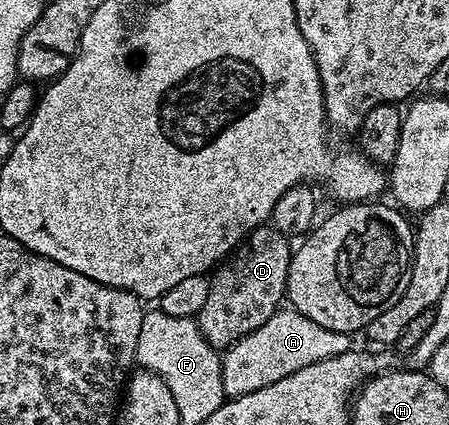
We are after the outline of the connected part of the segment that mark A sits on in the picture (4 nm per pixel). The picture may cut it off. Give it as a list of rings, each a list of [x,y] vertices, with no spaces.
[[[292,308],[280,309],[263,326],[259,326],[258,330],[245,335],[224,351],[221,377],[226,395],[232,398],[253,393],[263,386],[270,385],[271,382],[285,378],[295,370],[302,369],[303,366],[313,365],[329,357],[337,357],[352,349],[351,340],[353,338],[350,333],[327,330],[326,327],[299,315]]]

